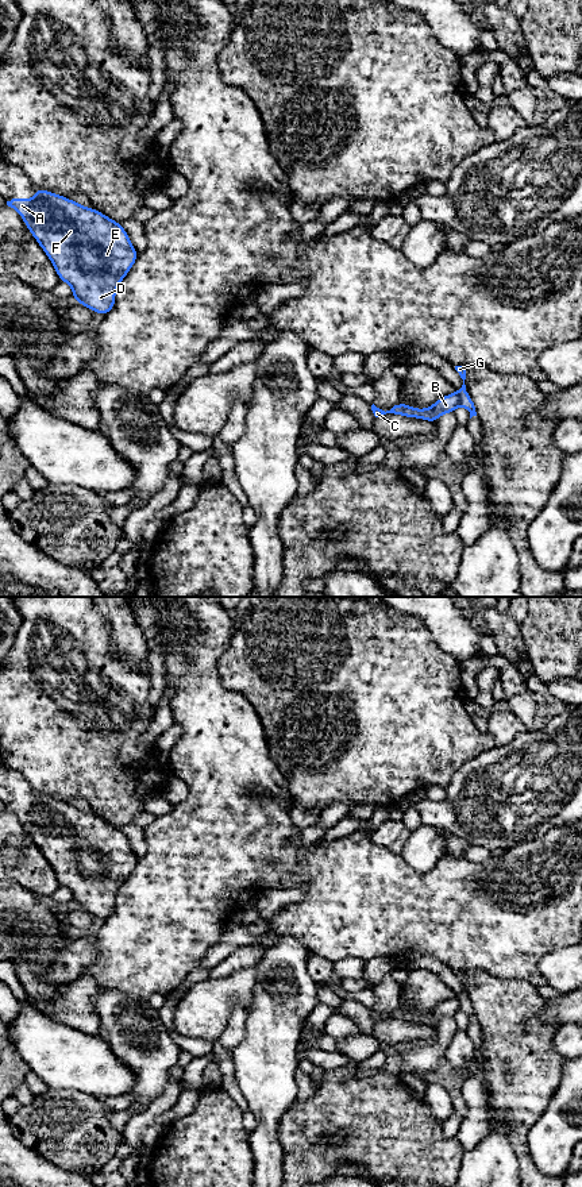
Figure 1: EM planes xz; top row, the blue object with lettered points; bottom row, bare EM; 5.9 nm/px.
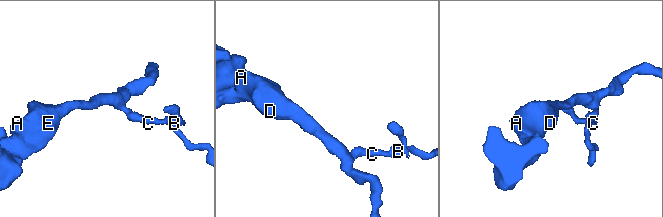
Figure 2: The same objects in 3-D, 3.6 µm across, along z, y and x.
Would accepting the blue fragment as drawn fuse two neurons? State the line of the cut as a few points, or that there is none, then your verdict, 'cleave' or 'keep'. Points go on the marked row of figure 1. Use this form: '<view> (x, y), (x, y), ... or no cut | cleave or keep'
xz (455, 392), (458, 404) | cleave

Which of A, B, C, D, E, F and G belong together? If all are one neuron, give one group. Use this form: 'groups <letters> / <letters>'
groups A B C D E F / G

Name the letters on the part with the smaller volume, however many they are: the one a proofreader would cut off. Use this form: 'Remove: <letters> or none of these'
Remove: G

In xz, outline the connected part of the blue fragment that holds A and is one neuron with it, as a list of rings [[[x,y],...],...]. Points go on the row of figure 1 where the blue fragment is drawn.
[[[35,189],[34,199],[12,199],[7,205],[16,209],[26,227],[50,258],[59,281],[73,289],[73,300],[92,312],[107,315],[115,307],[117,285],[134,266],[138,251],[128,234],[115,220],[97,209],[86,208],[65,196]]]

